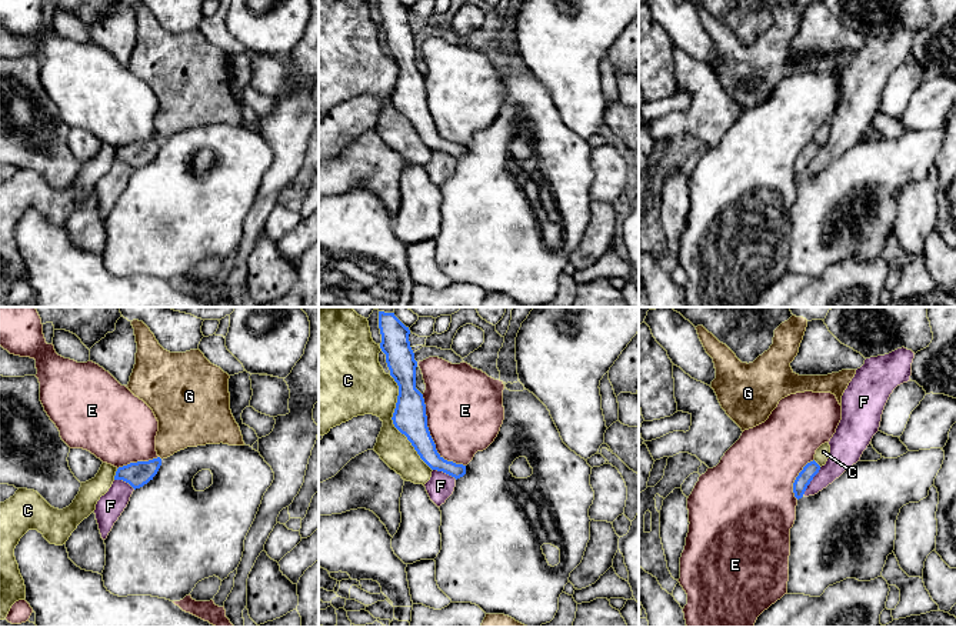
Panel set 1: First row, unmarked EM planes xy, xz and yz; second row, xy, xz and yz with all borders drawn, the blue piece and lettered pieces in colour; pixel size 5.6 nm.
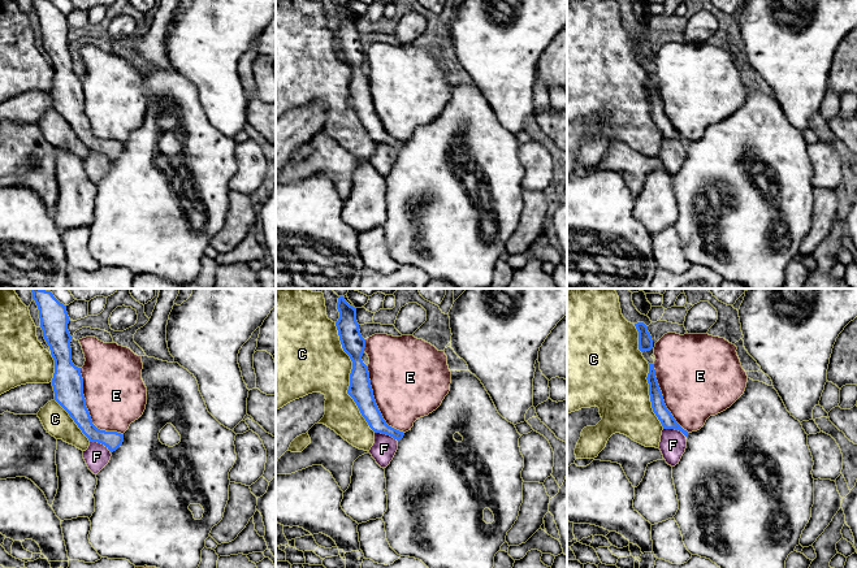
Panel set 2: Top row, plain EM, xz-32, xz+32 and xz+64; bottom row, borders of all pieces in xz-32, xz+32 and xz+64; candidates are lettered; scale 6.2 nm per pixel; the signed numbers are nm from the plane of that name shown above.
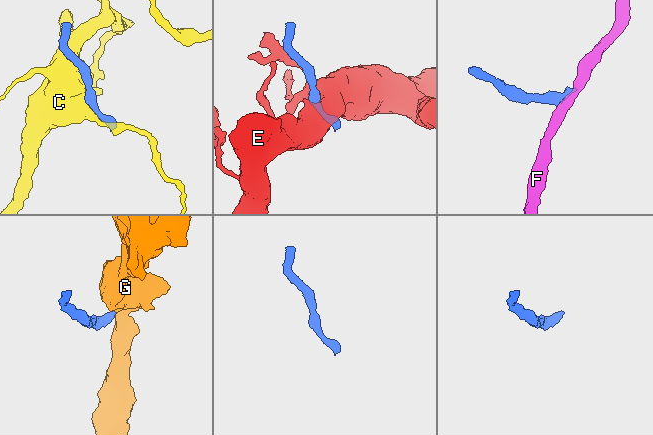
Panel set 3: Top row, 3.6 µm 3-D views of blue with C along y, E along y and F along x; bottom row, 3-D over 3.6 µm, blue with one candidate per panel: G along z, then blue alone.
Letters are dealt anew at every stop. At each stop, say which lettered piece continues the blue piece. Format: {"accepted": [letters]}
{"accepted": []}

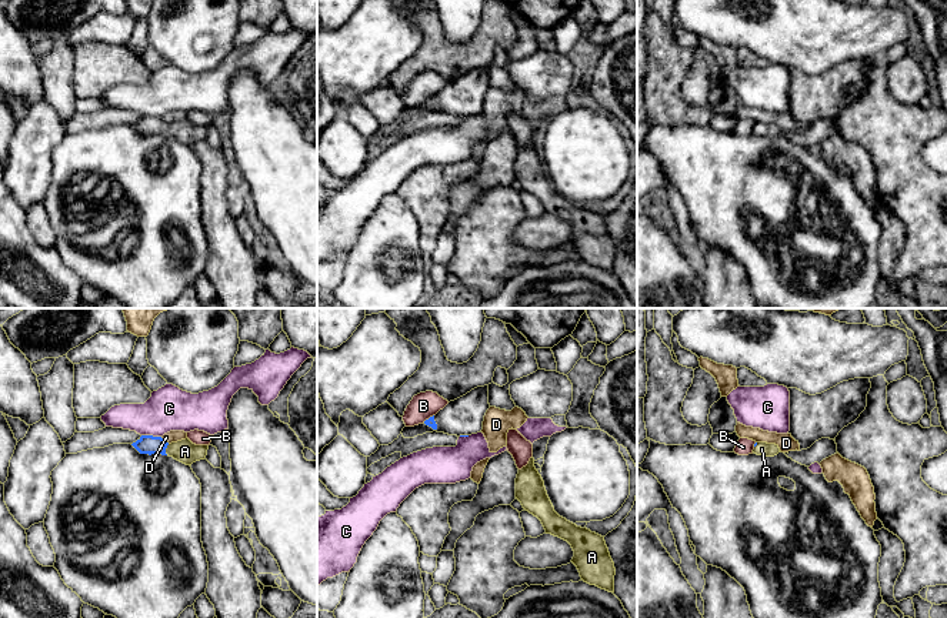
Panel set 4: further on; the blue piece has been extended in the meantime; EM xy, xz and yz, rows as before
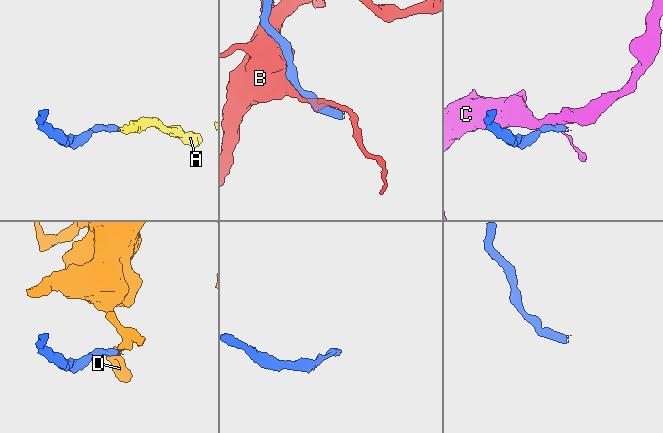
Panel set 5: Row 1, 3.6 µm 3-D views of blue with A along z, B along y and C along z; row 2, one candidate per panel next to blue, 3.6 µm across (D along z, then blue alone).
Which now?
{"accepted": ["A"]}

